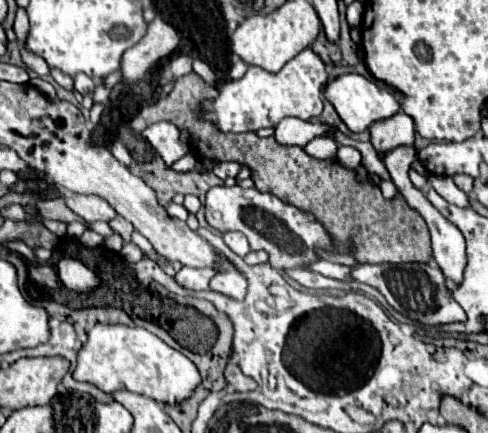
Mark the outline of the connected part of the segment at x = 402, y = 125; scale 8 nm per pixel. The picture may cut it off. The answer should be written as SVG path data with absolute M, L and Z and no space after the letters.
M397 112L391 118L371 124L371 142L377 152L387 152L387 148L397 148L399 144L413 144L415 122L405 112Z

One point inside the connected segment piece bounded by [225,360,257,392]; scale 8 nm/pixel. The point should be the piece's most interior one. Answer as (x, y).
(241, 383)

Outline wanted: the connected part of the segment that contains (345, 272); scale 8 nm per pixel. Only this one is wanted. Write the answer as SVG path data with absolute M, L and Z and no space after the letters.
M315 260L313 264L309 264L309 268L313 268L315 272L329 276L329 278L337 278L337 280L347 280L351 274L349 266L341 266L341 264L333 264L333 262L325 262L325 260Z

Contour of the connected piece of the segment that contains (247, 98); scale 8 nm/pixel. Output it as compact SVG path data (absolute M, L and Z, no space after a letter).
M305 48L277 74L259 66L249 66L243 78L217 84L217 98L199 104L201 118L215 124L221 132L257 132L259 128L275 128L287 116L311 120L323 112L321 90L325 82L327 72L323 60L311 48Z

